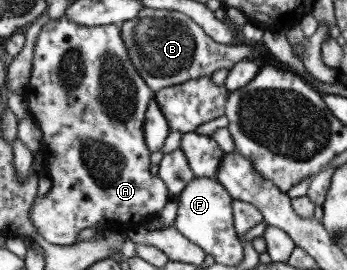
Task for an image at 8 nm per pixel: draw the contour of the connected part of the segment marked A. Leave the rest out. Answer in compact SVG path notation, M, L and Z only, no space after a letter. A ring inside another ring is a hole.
M65 16L46 21L35 38L30 77L21 94L26 99L29 116L41 131L45 154L42 173L52 186L30 206L32 225L45 242L56 246L75 245L79 230L101 220L117 221L123 228L142 225L148 218L156 216L172 198L165 183L149 172L150 152L141 127L154 91L131 65L121 39L120 24L85 27Z

